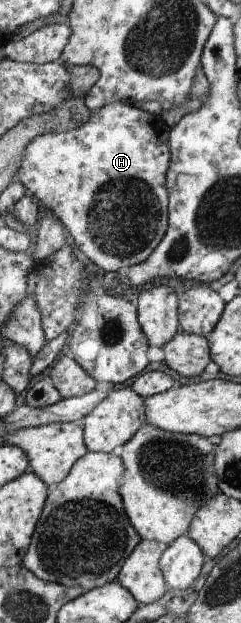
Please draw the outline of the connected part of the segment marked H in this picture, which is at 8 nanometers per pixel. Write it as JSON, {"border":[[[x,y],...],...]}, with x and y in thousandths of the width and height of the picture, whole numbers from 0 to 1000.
{"border":[[[485,164],[452,167],[432,173],[390,177],[373,194],[332,205],[307,204],[278,210],[207,212],[141,223],[141,230],[124,230],[124,236],[108,242],[108,252],[91,258],[91,268],[75,274],[71,286],[91,287],[91,294],[108,294],[120,308],[162,321],[174,334],[199,340],[216,339],[278,366],[299,382],[307,382],[307,393],[332,409],[407,425],[436,437],[515,438],[618,416],[622,409],[668,395],[668,388],[685,384],[701,369],[705,310],[693,300],[693,281],[714,258],[701,236],[710,207],[668,185],[593,178],[548,165]]]}

